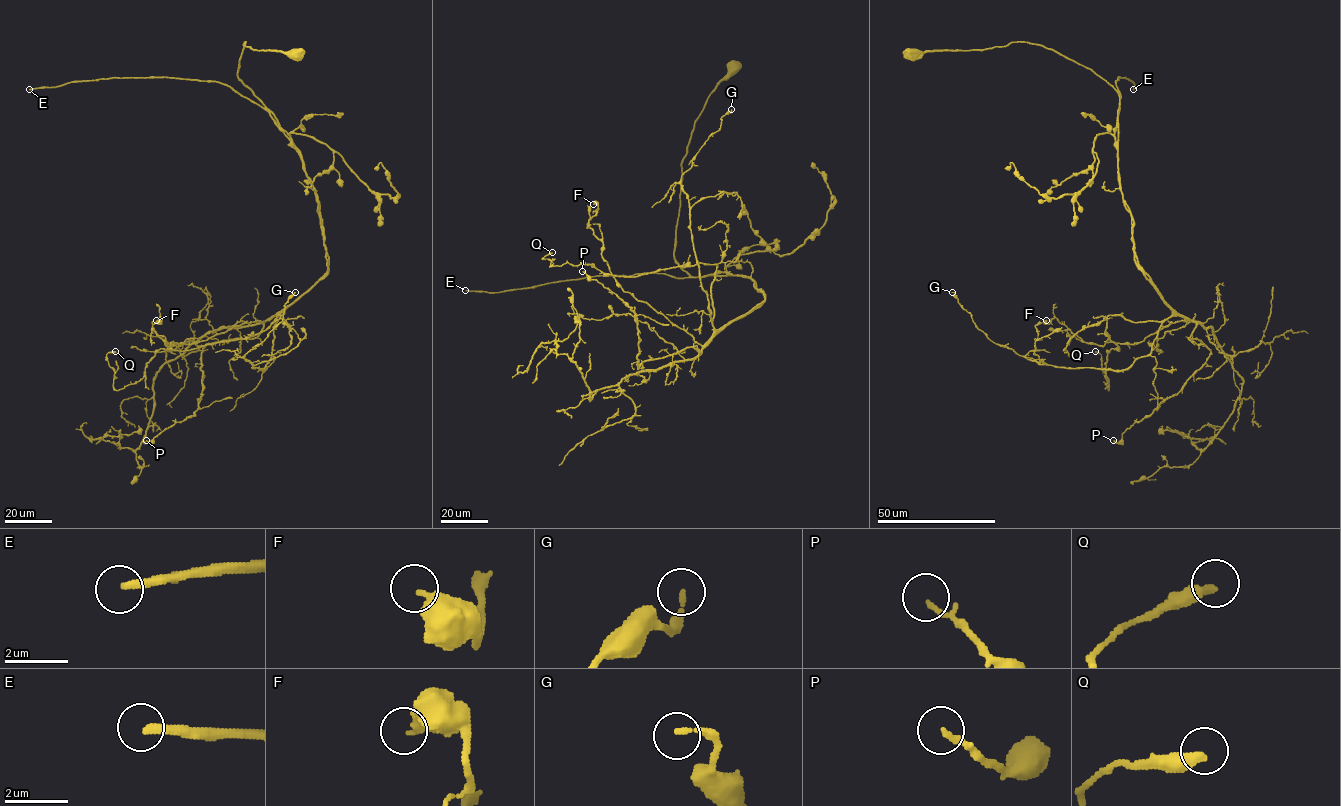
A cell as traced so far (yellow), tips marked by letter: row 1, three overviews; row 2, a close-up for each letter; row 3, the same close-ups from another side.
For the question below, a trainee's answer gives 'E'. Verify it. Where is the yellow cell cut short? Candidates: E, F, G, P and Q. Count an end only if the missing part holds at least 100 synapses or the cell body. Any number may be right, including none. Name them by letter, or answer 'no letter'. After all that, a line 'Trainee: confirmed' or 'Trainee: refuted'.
E
Trainee: confirmed

